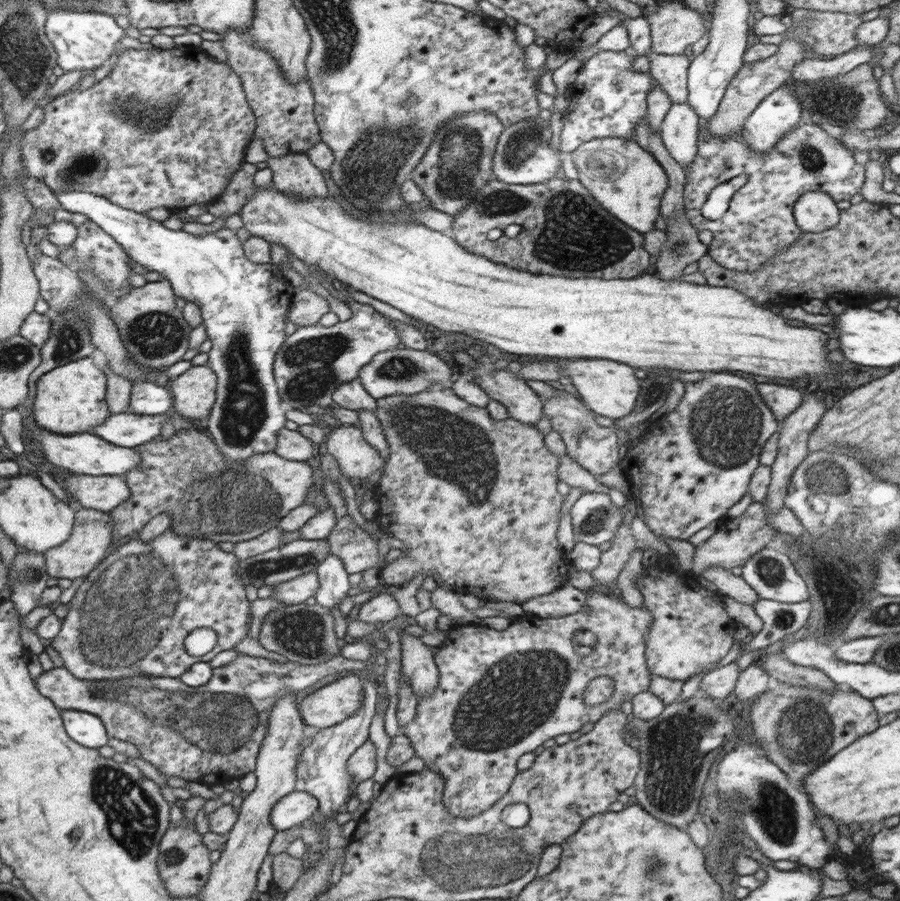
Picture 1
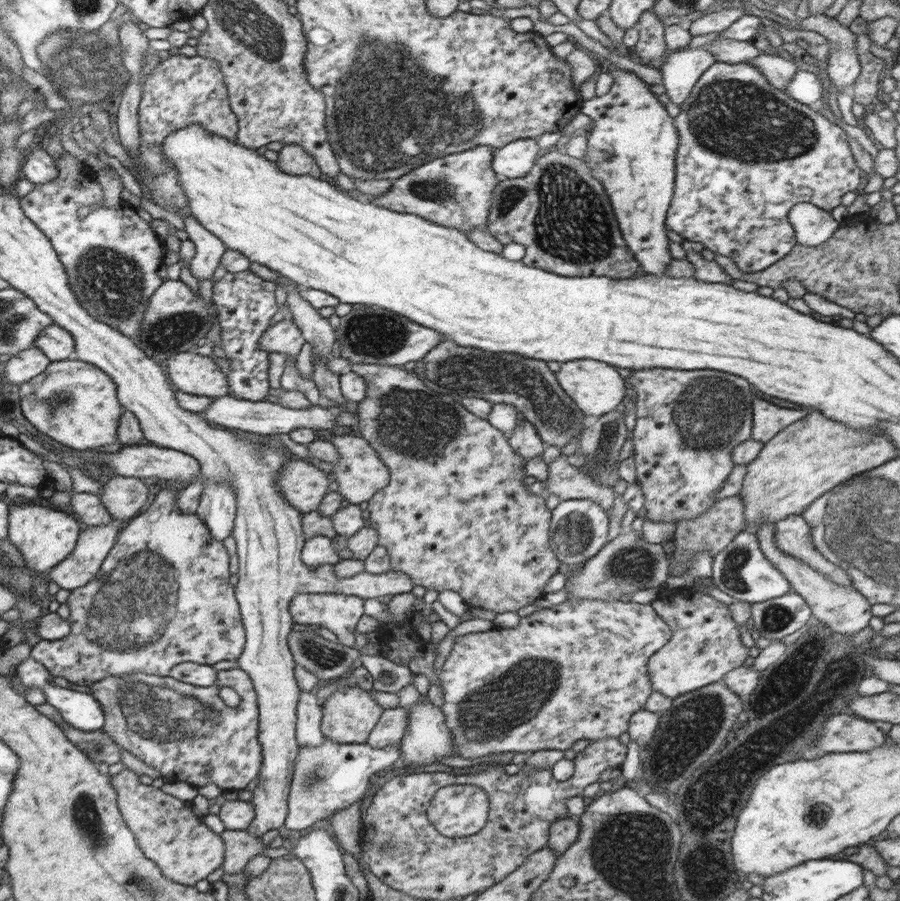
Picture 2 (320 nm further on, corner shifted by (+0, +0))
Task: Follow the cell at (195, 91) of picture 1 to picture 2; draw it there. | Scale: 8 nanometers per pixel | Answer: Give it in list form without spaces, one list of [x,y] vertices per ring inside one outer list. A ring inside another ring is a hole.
[[[164,56],[161,63],[155,68],[152,74],[146,75],[141,92],[141,101],[139,104],[139,154],[133,156],[129,154],[133,165],[139,171],[142,183],[152,193],[153,200],[163,208],[188,206],[186,195],[182,187],[178,185],[177,172],[171,168],[171,164],[165,160],[165,154],[162,154],[162,145],[166,137],[170,136],[176,130],[184,129],[187,126],[197,124],[202,125],[212,134],[217,134],[227,139],[237,140],[238,121],[234,114],[232,103],[230,103],[229,91],[226,86],[224,71],[216,59],[204,58],[203,56]]]

